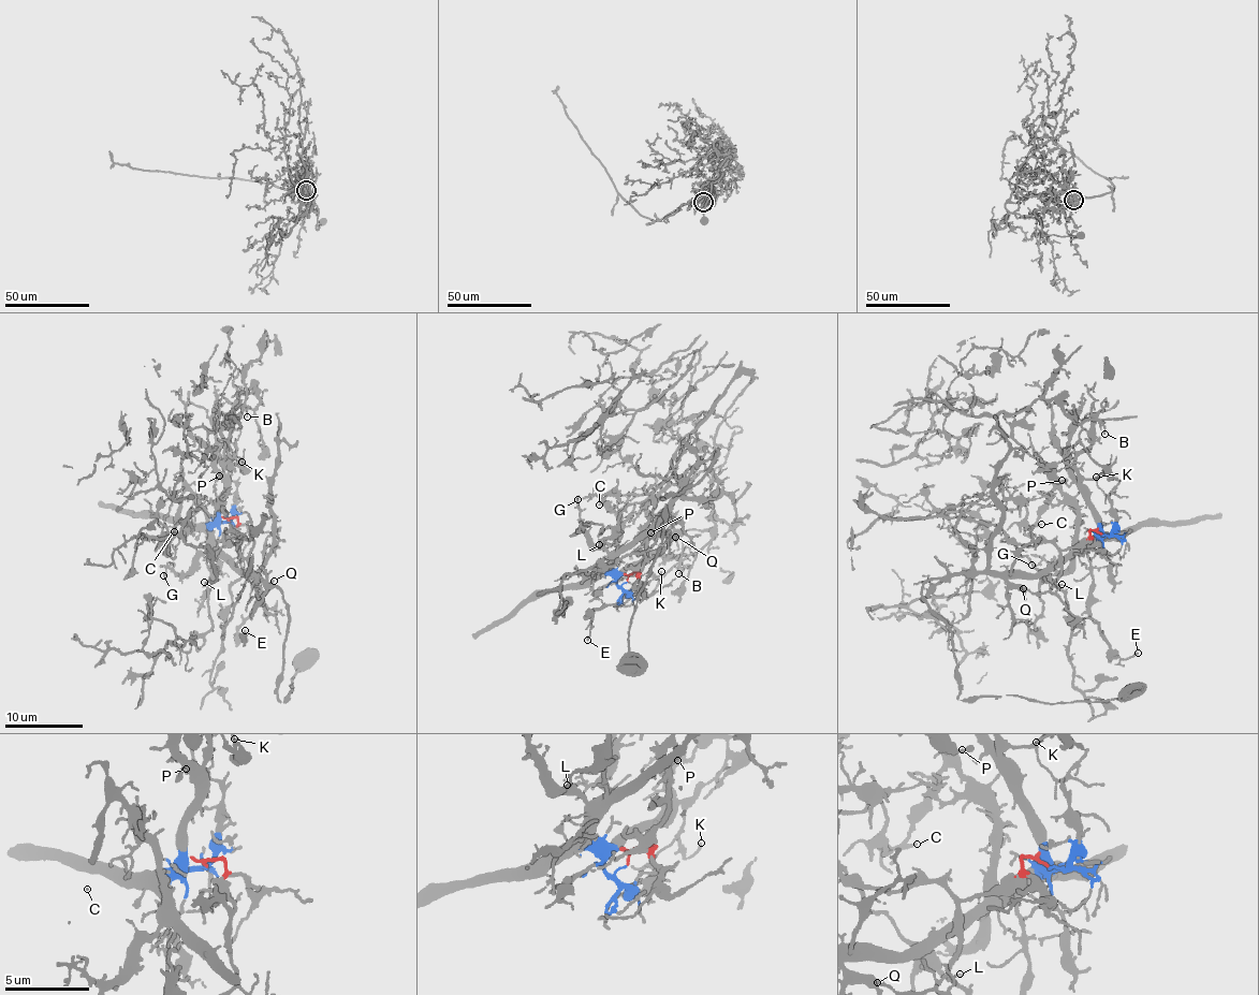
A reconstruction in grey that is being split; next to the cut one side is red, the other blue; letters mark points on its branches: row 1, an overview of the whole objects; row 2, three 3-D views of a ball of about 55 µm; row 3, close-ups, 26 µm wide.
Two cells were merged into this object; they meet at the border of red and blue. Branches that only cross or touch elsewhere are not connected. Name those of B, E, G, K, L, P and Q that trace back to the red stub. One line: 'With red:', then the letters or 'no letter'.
With red: E, L, Q

